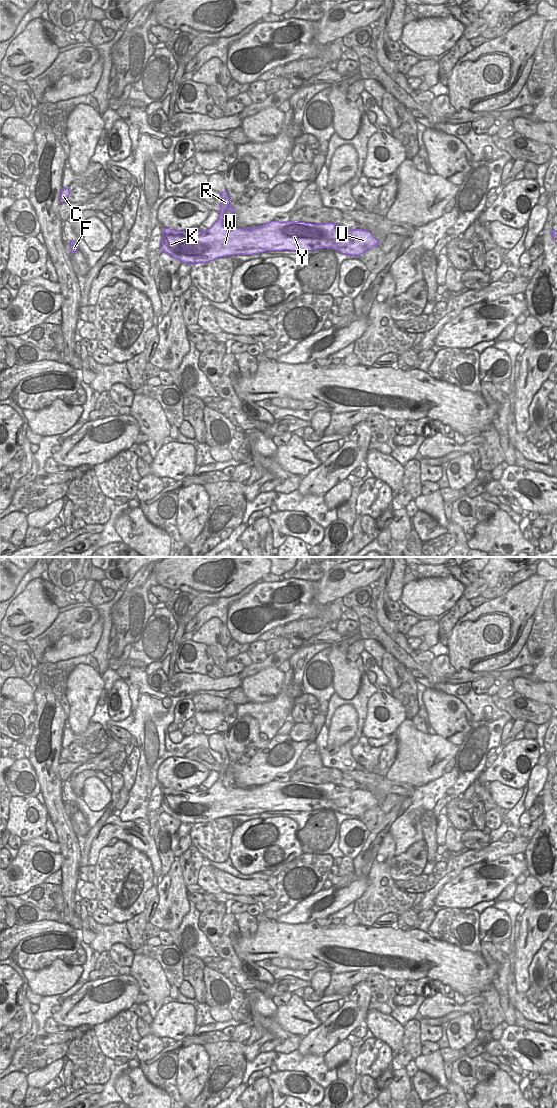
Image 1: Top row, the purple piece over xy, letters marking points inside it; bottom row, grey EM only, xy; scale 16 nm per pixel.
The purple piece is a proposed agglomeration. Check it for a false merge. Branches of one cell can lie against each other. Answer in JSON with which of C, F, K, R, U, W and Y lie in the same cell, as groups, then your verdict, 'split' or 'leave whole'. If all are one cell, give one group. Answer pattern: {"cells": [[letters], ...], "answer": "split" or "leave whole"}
{"cells": [["C", "F", "K", "R", "U", "W", "Y"]], "answer": "leave whole"}

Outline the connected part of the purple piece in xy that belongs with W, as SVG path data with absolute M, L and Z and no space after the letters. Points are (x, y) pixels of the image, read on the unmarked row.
M227 751L221 753L222 763L218 780L206 791L195 794L163 788L160 810L181 823L190 825L235 815L253 815L266 811L312 811L334 809L342 814L359 817L365 811L379 806L371 792L351 790L328 782L278 782L228 791L223 786L227 771L234 774Z

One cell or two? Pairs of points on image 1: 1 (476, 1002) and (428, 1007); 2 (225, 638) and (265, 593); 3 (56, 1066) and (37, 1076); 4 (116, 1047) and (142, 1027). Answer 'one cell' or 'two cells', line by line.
1: one cell
2: two cells
3: one cell
4: two cells

